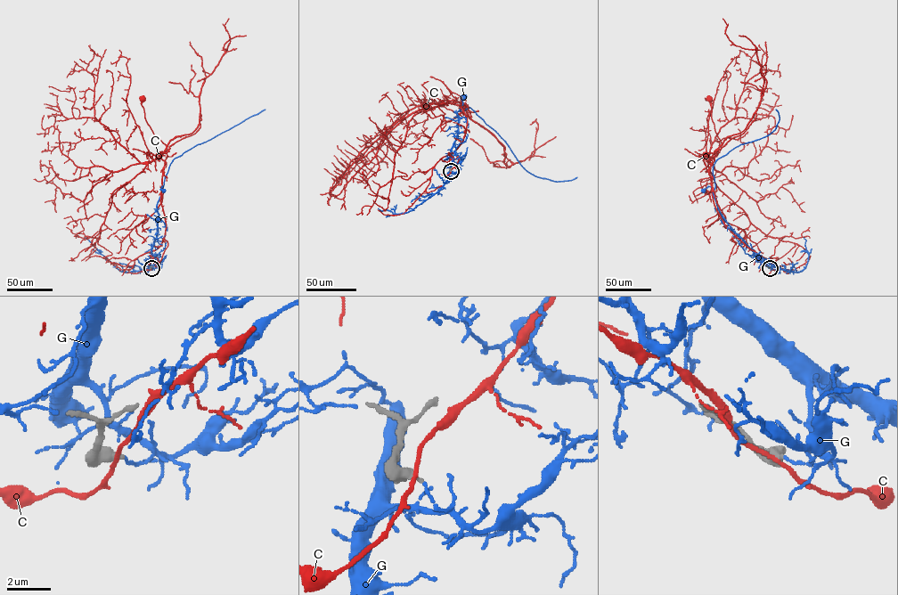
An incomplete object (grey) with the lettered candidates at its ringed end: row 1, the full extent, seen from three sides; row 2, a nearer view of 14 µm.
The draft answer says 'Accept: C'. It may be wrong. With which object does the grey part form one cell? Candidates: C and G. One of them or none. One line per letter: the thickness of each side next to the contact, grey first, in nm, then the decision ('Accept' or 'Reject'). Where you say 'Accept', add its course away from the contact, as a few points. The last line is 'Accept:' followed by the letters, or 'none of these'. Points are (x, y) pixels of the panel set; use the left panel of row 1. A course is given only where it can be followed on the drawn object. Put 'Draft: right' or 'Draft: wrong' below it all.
C: Thickness 650 nm (grey) against 160 nm. Reject
G: Thickness 400 nm (grey) against 110 nm. Reject
Accept: none of these
Draft: wrong

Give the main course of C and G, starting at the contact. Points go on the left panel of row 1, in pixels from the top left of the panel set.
C: (151, 268), (159, 262), (151, 254), (166, 229), (160, 200), (166, 145), (146, 121), (142, 99)
G: (151, 268), (151, 248), (158, 232), (157, 204), (160, 189), (164, 191)

